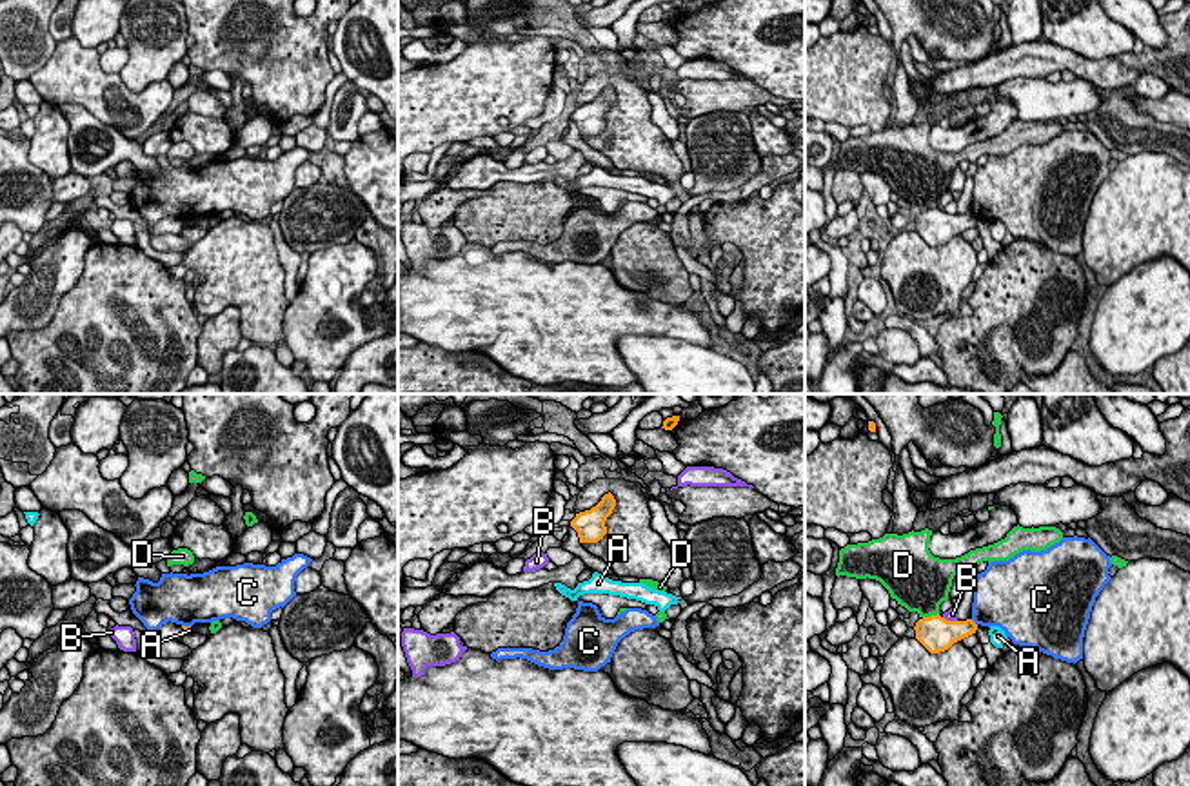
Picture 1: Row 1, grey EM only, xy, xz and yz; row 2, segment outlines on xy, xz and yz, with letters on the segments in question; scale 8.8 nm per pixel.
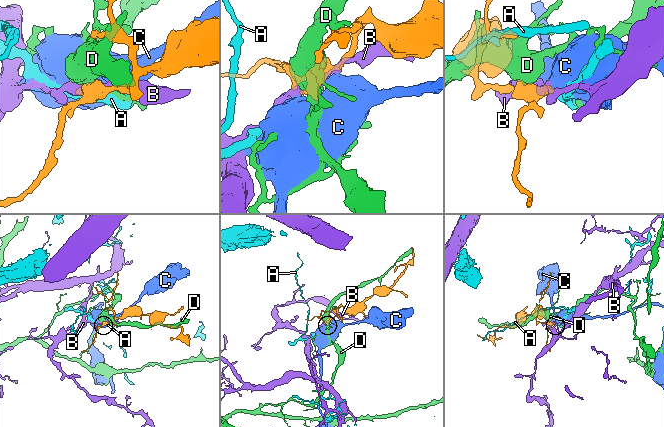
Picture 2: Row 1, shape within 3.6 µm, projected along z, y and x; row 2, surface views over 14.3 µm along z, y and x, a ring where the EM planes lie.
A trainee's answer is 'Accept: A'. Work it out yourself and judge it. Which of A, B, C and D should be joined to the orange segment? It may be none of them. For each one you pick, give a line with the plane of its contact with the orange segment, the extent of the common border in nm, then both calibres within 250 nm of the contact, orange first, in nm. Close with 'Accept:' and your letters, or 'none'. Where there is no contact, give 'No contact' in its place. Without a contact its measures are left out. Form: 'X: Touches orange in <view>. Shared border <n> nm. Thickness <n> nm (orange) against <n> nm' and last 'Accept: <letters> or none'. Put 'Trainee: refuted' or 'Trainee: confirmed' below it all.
Accept: none
Trainee: refuted

